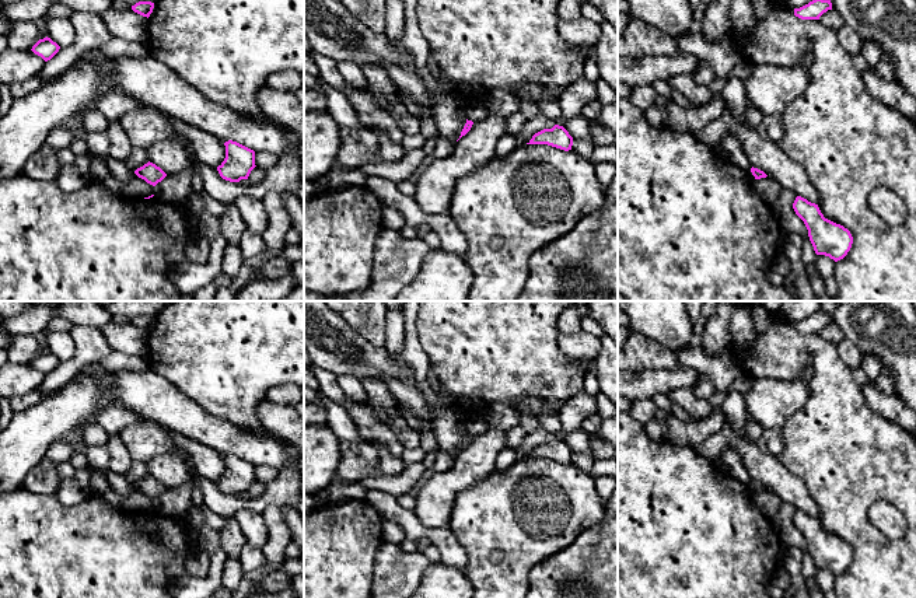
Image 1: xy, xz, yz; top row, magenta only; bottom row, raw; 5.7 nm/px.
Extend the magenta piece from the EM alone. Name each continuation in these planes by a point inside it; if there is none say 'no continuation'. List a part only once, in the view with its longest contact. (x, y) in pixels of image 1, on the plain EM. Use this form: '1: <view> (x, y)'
no continuation

